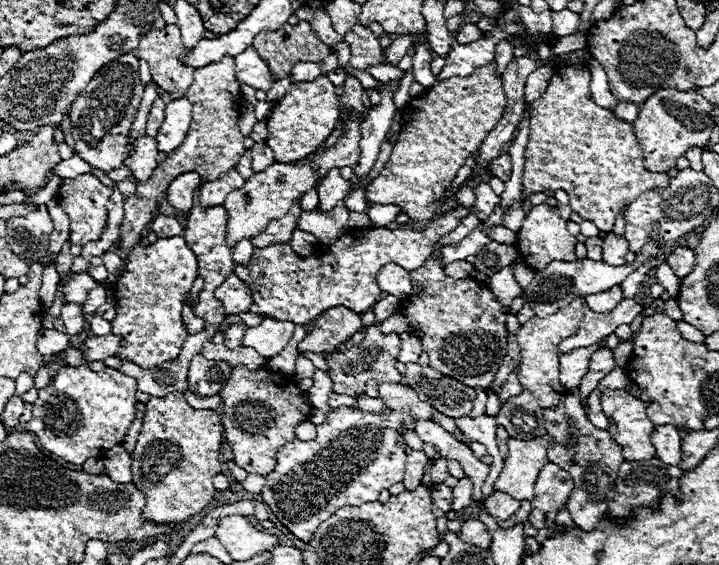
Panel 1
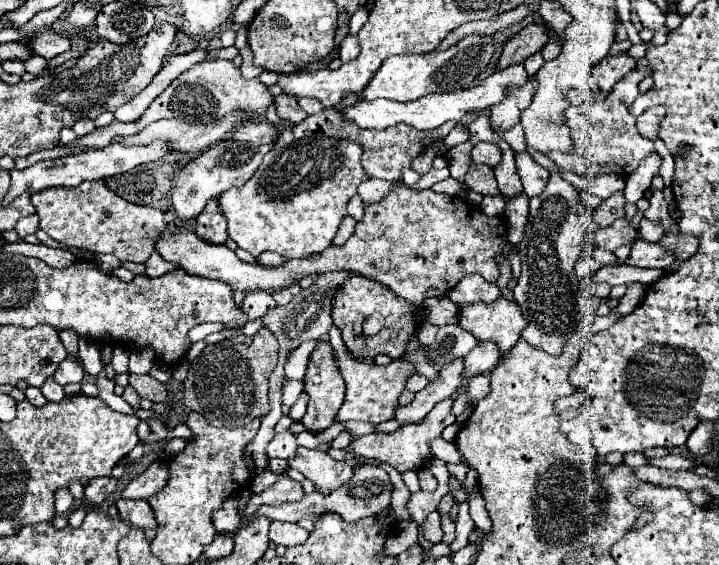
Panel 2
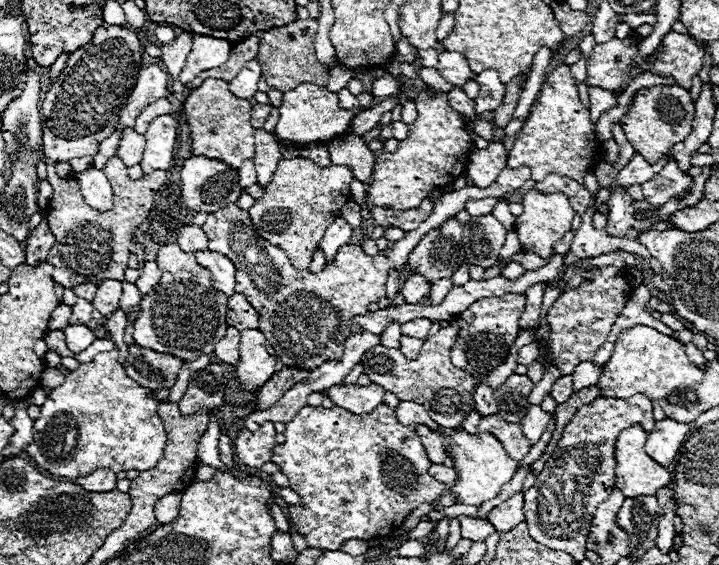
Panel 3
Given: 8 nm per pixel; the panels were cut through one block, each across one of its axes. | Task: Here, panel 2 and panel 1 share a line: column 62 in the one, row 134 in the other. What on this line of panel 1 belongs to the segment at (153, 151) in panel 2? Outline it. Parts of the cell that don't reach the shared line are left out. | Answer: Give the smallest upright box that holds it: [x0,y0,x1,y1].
[156,98,192,152]

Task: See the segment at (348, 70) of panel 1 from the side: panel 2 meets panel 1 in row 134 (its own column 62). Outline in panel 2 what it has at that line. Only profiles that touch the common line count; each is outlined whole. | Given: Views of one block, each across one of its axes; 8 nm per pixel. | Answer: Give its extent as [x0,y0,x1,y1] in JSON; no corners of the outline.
[54,358,84,386]

